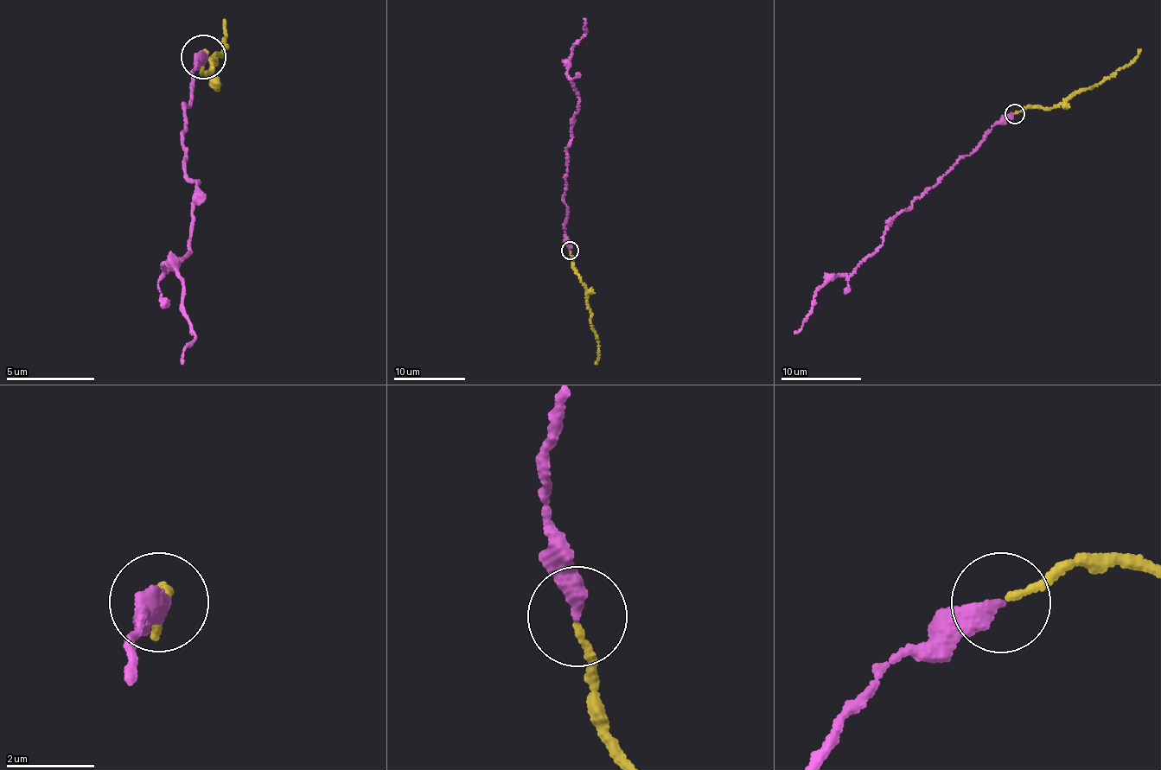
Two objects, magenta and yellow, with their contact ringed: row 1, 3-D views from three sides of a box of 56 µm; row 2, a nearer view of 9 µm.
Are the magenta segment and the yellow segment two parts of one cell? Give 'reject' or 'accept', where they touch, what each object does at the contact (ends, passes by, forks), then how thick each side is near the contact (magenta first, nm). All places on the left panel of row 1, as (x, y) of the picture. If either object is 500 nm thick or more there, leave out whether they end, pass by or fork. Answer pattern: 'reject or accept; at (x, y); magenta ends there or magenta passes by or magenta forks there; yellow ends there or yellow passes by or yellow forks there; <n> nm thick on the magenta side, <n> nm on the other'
reject; at (203, 56); magenta ends there; yellow ends there; 400 nm thick on the magenta side, 150 nm on the other

